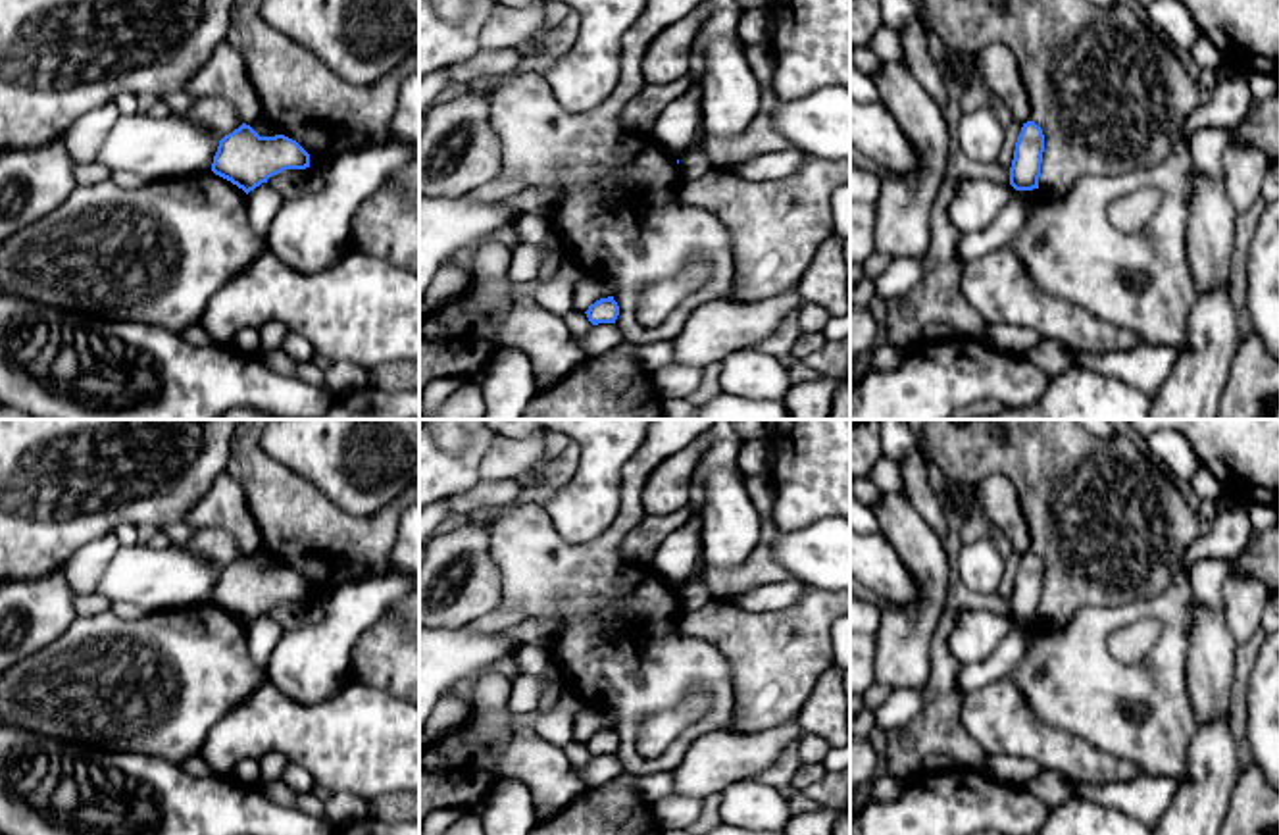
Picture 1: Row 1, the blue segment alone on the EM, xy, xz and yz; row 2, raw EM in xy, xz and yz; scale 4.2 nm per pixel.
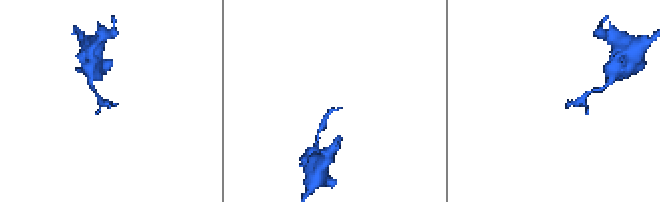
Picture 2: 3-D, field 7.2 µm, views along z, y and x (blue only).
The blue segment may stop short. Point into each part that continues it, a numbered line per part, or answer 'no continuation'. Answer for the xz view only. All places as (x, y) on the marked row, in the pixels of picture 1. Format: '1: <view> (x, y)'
no continuation

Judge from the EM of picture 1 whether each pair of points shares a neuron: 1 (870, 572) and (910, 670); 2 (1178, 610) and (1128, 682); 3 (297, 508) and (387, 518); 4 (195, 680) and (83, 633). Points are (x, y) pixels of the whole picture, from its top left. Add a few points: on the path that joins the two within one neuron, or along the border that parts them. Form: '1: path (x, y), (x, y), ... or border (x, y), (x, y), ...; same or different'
1: border (902, 562), (916, 585), (916, 597), (887, 607); different
2: path (1174, 630), (1172, 647), (1147, 672); same
3: path (320, 528), (364, 528); same
4: path (168, 660), (133, 635), (110, 633); same

